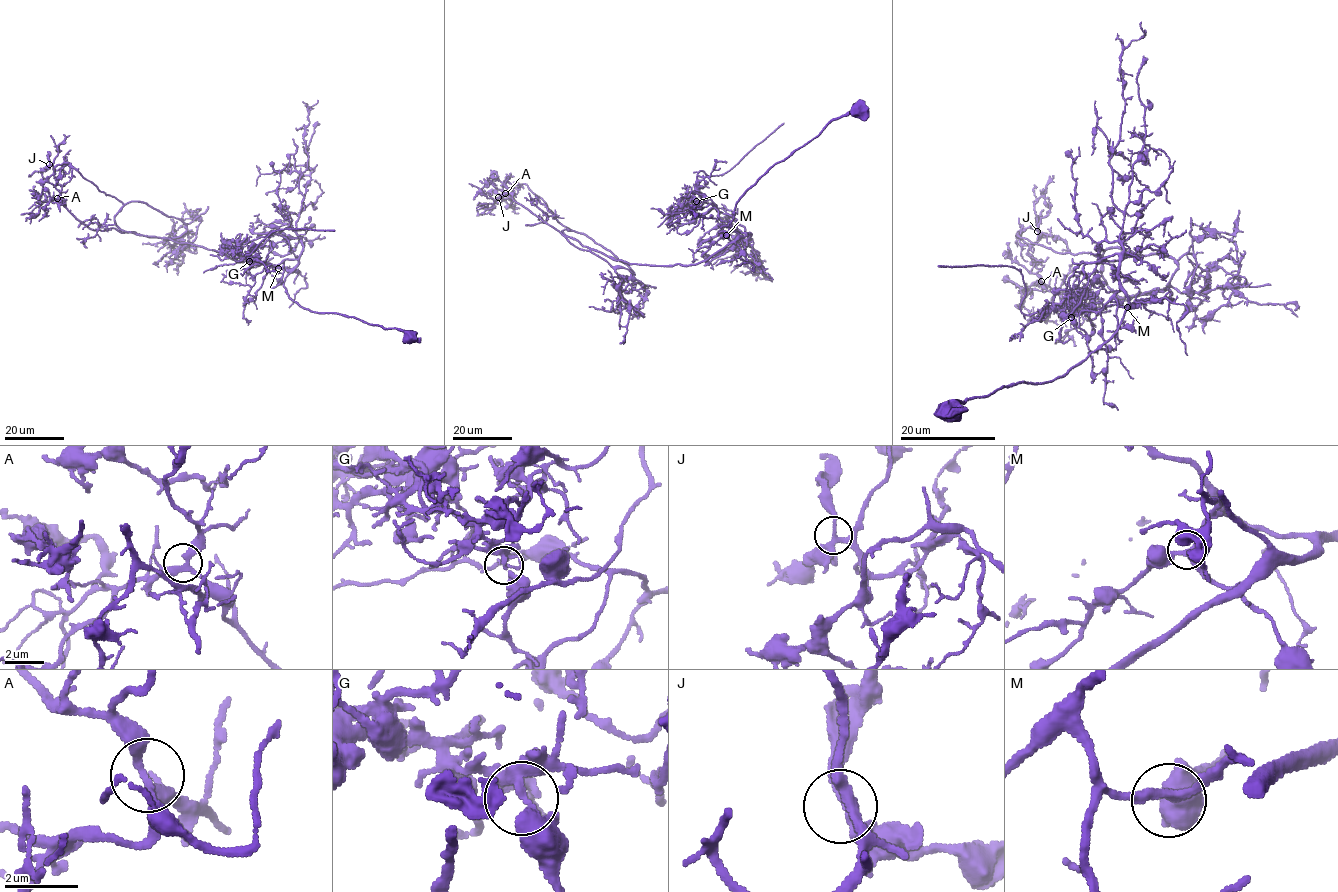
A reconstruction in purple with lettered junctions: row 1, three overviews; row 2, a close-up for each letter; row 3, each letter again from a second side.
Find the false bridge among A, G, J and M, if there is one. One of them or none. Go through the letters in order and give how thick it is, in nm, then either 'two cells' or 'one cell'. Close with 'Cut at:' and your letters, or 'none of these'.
A: 260 nm | one cell
G: 240 nm | two cells
J: 240 nm | one cell
M: 240 nm | one cell
Cut at: G

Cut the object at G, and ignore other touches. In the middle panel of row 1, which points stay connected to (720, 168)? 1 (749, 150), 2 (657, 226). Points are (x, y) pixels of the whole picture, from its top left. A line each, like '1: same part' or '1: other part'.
1: same part
2: same part

